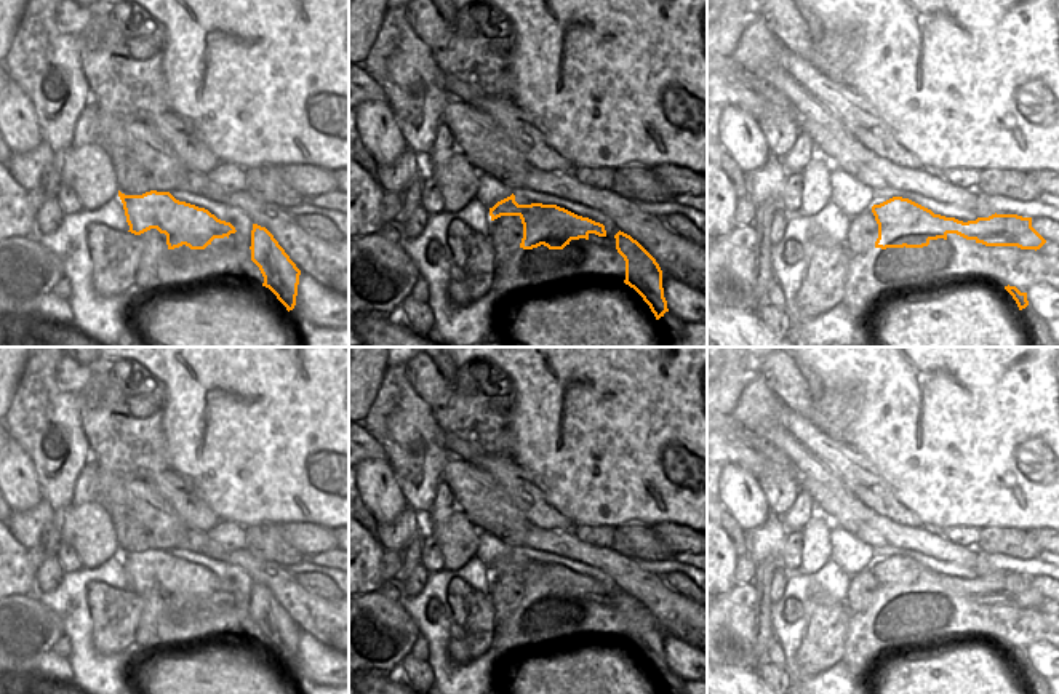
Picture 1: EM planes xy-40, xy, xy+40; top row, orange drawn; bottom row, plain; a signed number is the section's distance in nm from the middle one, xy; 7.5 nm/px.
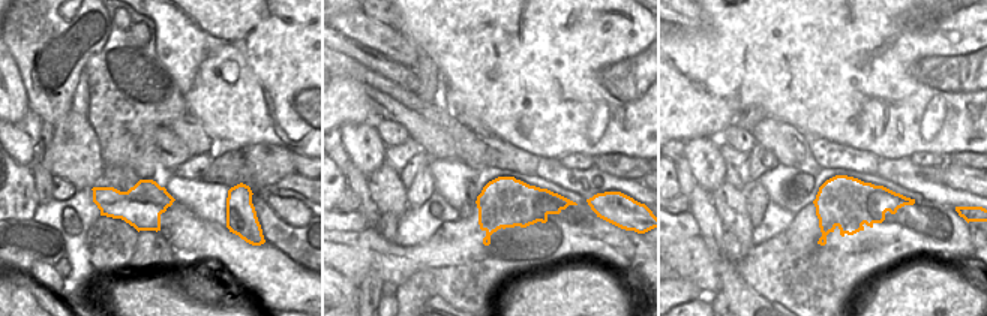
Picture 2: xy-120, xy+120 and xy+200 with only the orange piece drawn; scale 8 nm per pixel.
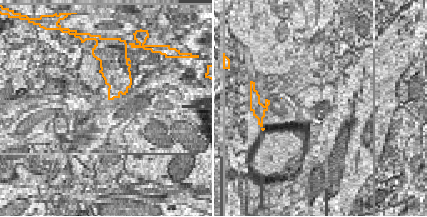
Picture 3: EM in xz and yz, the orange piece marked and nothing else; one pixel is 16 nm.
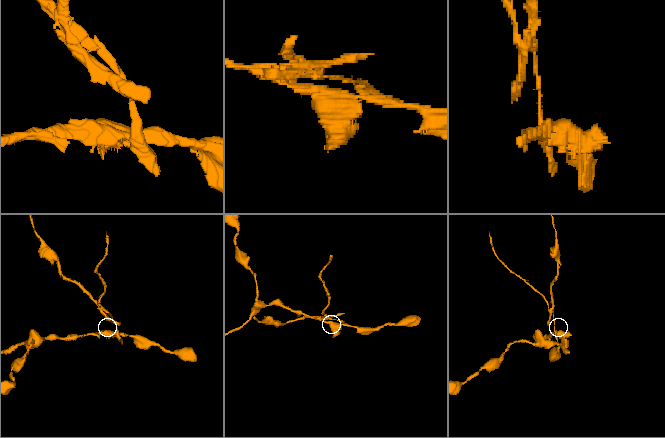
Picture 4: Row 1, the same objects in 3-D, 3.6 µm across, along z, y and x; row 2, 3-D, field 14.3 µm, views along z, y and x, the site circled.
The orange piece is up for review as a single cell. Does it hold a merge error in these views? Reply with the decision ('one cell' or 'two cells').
two cells

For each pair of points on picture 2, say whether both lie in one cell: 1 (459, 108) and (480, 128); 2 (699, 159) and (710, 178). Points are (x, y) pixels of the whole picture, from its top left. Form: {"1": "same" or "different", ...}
{"1": "same", "2": "same"}

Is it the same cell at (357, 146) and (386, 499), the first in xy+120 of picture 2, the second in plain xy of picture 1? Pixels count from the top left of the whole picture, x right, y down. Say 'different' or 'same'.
same

